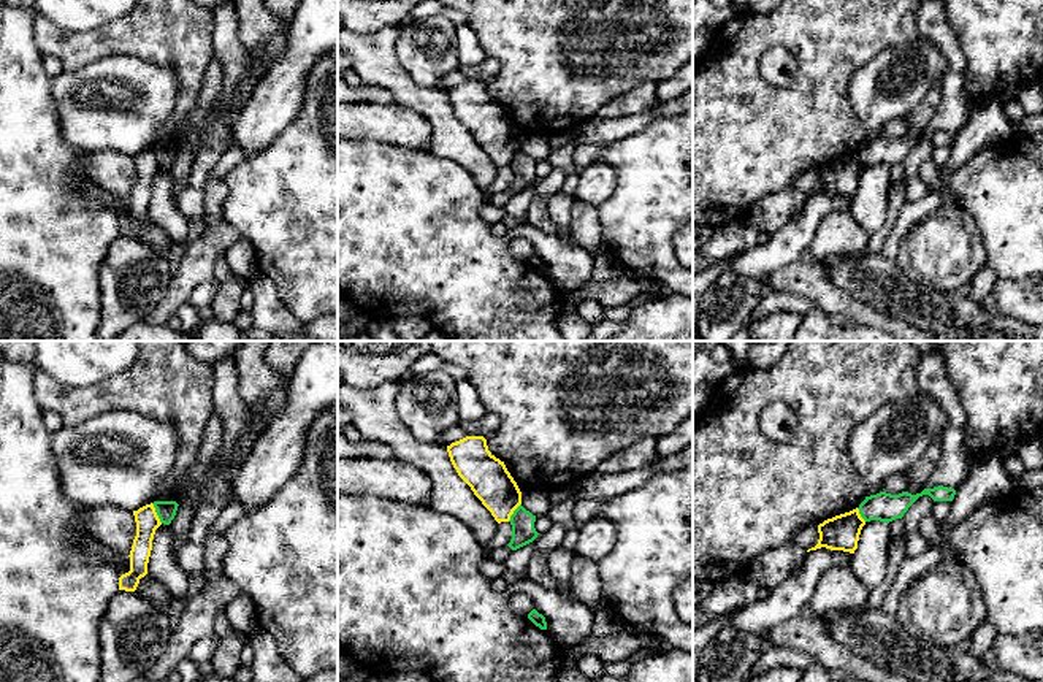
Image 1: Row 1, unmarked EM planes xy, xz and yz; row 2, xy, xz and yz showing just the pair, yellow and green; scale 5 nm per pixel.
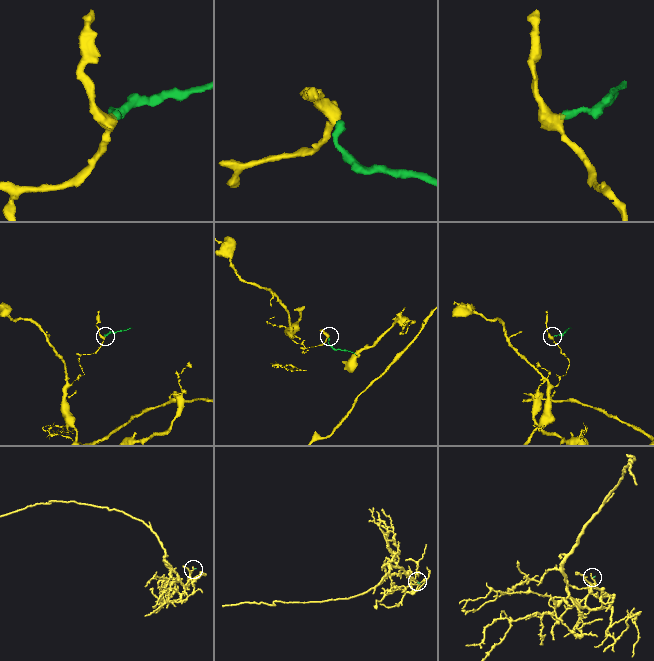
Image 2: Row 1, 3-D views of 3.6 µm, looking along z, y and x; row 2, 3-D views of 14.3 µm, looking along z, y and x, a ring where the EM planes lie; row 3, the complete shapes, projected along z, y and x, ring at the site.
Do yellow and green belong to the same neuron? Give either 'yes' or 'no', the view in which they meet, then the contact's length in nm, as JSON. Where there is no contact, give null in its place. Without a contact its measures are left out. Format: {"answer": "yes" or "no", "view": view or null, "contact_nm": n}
{"answer": "no", "view": "xy", "contact_nm": 120}

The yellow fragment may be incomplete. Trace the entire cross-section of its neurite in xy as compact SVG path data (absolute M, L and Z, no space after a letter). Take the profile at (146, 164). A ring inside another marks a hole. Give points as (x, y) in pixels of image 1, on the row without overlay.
M154 149L133 155L136 181L130 195L130 216L119 222L119 235L135 236L139 224L147 219L147 208L152 195L155 174L162 170Z

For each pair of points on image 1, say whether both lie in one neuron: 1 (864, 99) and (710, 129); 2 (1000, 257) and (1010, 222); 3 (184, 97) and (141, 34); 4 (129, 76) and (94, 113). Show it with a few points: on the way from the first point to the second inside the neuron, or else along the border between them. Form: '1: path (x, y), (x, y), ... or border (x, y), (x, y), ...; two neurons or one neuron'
1: border (858, 67), (848, 86), (848, 102), (864, 137); two neurons
2: path (1008, 249), (1010, 230); one neuron
3: path (186, 80), (186, 70), (159, 43); one neuron
4: path (121, 86), (103, 105); one neuron

